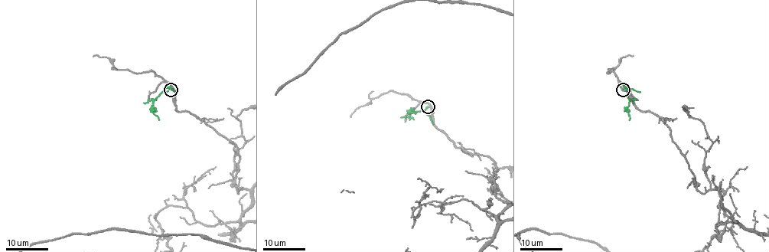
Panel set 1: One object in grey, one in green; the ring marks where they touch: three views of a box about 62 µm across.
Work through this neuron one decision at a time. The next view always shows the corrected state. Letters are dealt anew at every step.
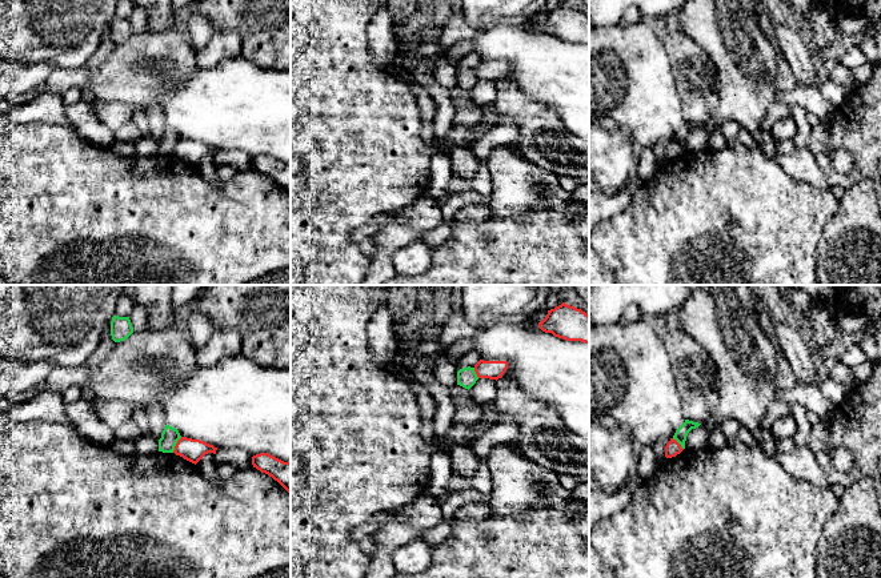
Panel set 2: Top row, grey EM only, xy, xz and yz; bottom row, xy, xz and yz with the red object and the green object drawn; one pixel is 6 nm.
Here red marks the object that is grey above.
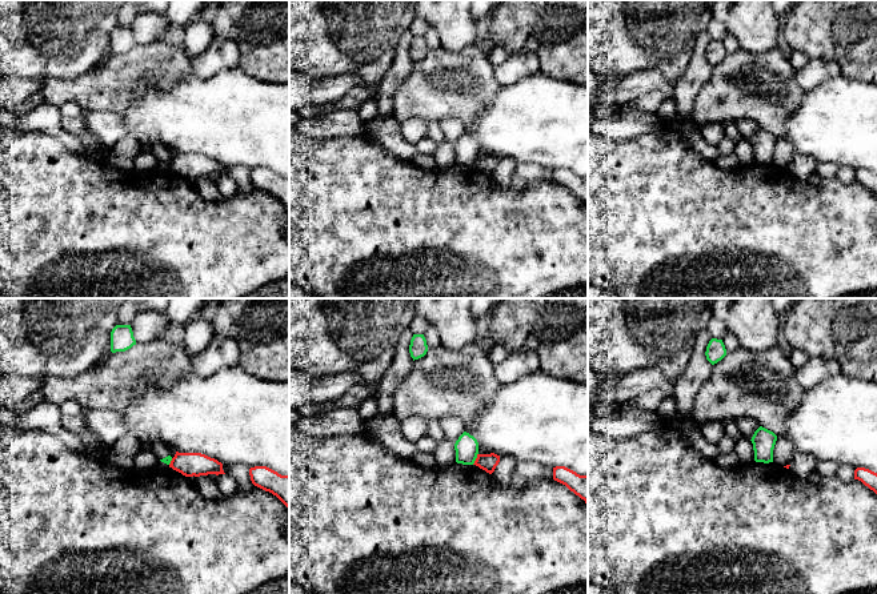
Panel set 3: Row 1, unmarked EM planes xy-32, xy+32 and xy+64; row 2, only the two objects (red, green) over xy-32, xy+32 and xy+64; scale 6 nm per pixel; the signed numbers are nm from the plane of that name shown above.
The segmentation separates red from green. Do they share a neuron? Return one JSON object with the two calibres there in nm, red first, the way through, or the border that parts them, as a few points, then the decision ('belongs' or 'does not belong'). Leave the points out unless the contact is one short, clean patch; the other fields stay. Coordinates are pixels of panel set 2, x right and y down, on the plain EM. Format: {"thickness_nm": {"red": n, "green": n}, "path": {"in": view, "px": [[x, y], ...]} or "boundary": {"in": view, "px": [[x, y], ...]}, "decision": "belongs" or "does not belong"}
{"thickness_nm": {"red": 140, "green": 110}, "boundary": {"in": "xy", "px": [[181, 139], [172, 153]]}, "decision": "does not belong"}

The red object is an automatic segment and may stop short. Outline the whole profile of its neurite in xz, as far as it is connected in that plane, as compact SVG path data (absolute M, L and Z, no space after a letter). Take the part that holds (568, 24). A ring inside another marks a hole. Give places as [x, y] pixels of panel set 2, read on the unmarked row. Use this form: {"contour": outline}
{"contour": "M565 4L548 12L538 28L542 33L552 35L554 39L589 45L589 17Z"}

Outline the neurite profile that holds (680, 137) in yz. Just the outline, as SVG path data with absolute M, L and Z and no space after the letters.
M685 121L685 124L676 132L673 141L676 141L682 150L685 150L686 137L692 131L698 129L701 125Z

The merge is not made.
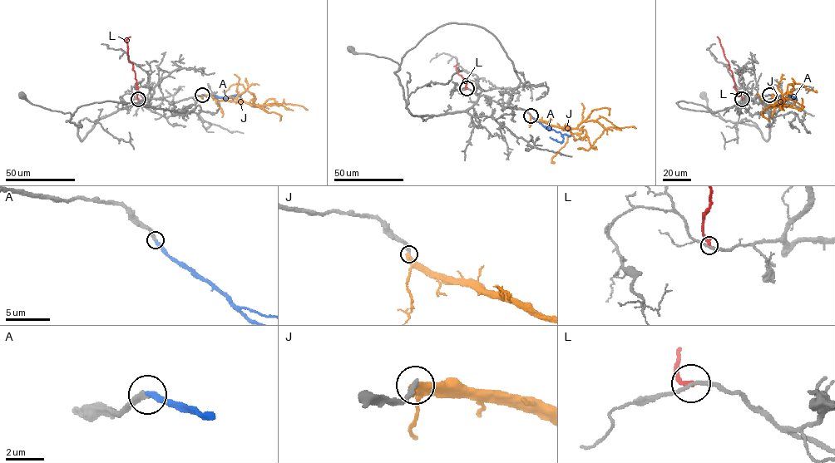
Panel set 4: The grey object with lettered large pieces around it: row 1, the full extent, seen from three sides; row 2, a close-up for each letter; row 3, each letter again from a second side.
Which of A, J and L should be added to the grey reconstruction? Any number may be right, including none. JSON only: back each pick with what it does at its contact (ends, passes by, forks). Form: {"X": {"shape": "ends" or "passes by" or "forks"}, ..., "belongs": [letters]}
{"A": {"shape": "ends"}, "belongs": ["A"]}

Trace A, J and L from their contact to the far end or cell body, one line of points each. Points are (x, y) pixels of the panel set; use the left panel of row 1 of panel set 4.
A: (202, 94), (234, 96), (221, 100)
J: (202, 95), (252, 105), (275, 102), (268, 99), (262, 105), (254, 106), (249, 104), (254, 98)
L: (138, 99), (135, 72), (128, 56), (126, 40), (130, 36)

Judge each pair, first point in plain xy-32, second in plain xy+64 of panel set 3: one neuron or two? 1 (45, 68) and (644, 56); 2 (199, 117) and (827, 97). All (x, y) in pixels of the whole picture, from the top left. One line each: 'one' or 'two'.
1: one
2: one

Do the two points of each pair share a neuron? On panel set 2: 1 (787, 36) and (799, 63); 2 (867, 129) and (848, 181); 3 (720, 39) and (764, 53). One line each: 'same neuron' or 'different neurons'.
1: same neuron
2: same neuron
3: same neuron

